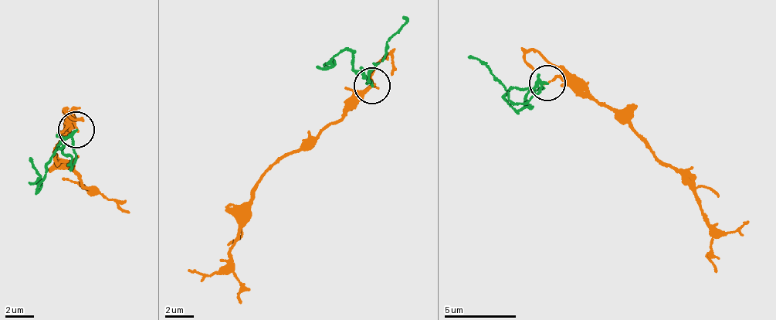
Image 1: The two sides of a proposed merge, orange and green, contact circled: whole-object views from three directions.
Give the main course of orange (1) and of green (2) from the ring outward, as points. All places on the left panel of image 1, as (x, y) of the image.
1: (76, 131), (76, 120), (68, 129), (55, 162), (63, 159), (77, 177), (128, 213)
2: (76, 131), (45, 165), (38, 188), (29, 157)

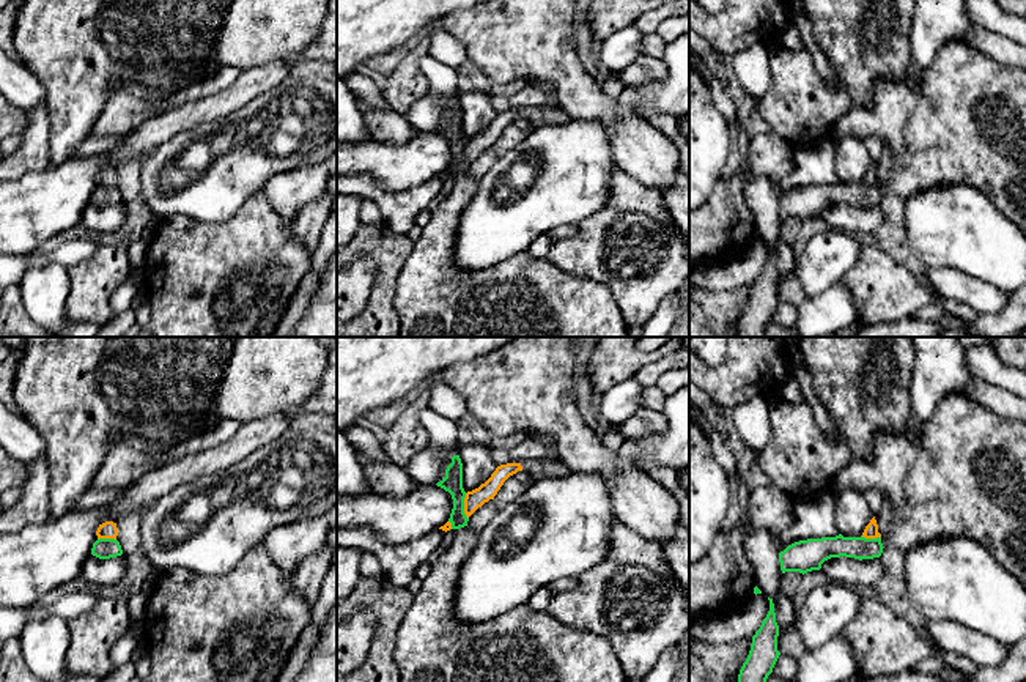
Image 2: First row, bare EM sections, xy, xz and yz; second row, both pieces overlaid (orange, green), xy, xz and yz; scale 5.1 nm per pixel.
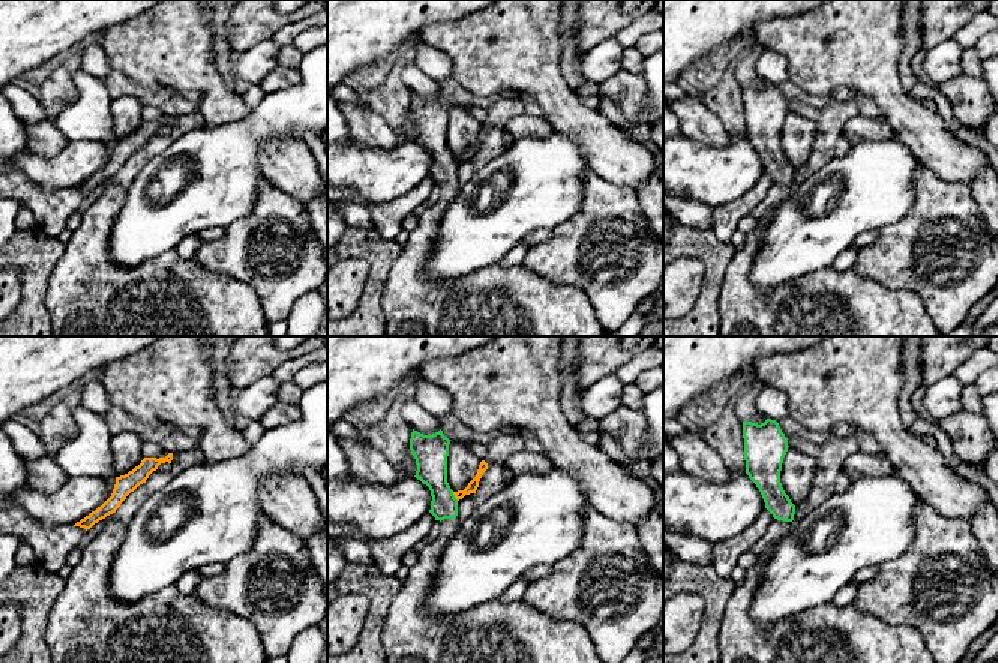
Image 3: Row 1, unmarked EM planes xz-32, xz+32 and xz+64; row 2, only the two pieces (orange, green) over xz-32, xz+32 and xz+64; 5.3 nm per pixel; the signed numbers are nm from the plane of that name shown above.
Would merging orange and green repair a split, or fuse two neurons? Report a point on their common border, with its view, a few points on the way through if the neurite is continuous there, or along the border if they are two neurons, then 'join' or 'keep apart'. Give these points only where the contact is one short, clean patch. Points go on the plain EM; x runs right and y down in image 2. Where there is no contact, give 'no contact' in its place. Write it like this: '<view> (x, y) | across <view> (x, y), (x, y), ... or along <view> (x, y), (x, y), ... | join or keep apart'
xz (465, 153) | along xz (465, 140), (465, 163), (468, 166) | keep apart

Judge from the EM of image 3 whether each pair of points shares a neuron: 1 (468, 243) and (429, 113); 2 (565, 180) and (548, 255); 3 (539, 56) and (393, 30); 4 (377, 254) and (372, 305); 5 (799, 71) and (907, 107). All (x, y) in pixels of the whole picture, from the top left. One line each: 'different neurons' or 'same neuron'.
1: different neurons
2: different neurons
3: different neurons
4: same neuron
5: same neuron

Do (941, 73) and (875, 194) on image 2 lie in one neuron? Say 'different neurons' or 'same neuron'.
same neuron

